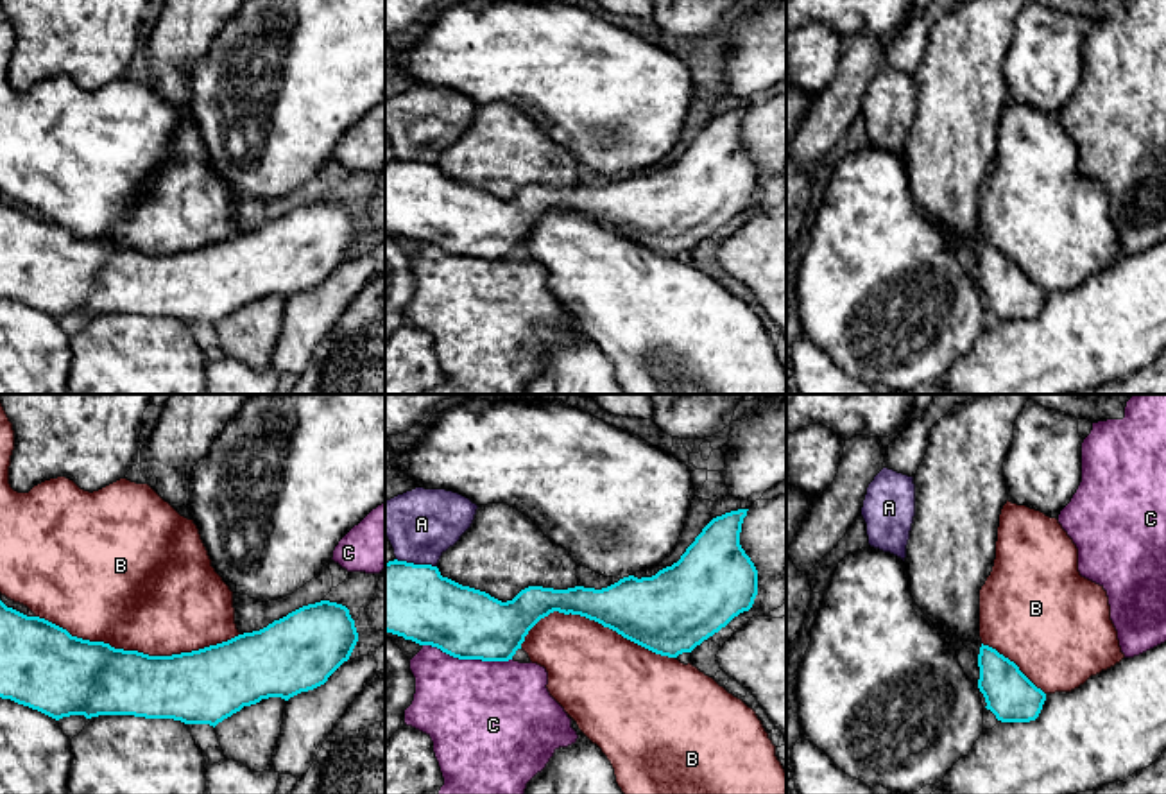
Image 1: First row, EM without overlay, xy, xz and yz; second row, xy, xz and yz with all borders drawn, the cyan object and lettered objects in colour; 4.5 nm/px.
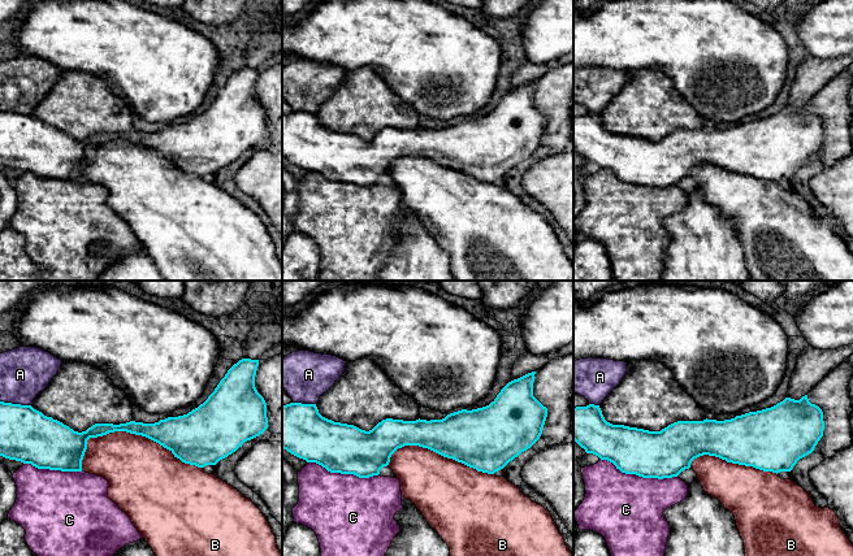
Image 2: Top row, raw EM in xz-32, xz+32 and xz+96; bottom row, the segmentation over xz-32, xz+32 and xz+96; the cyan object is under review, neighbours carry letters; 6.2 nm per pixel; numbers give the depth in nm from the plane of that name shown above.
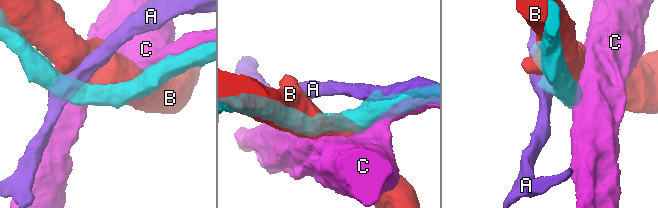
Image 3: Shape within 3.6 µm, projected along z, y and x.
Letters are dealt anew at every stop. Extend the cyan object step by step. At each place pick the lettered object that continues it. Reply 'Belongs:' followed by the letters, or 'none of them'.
Belongs: B

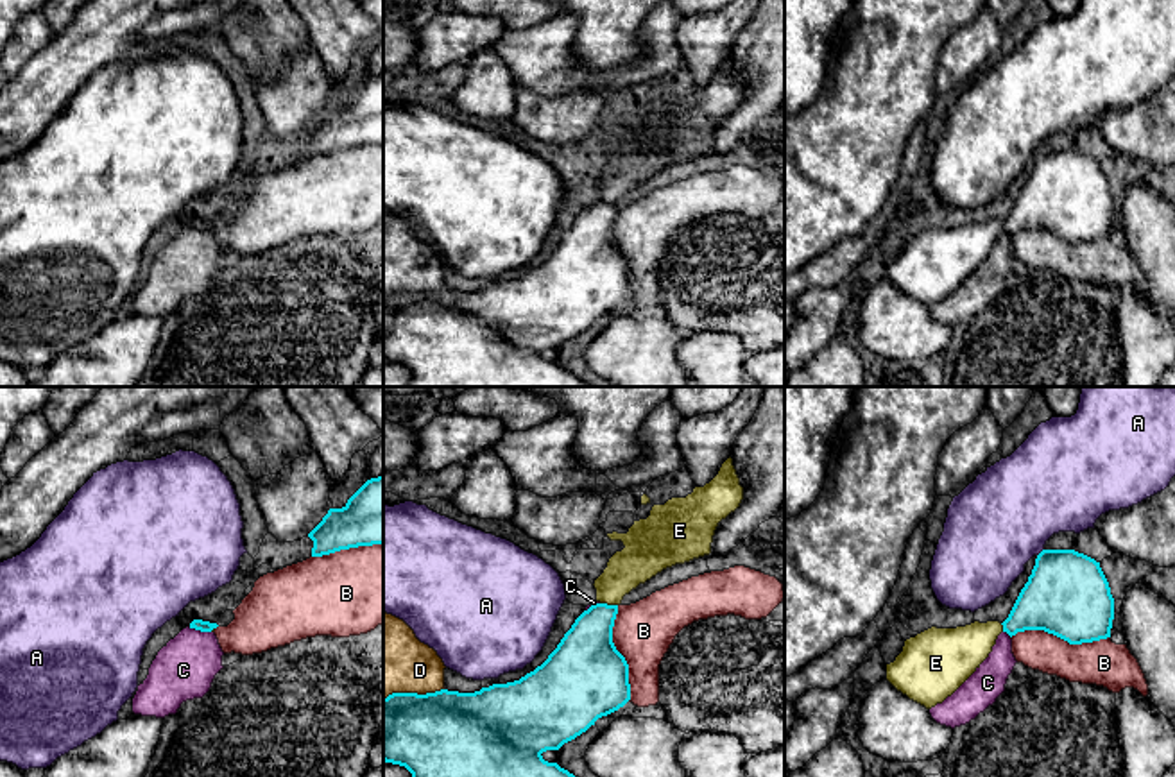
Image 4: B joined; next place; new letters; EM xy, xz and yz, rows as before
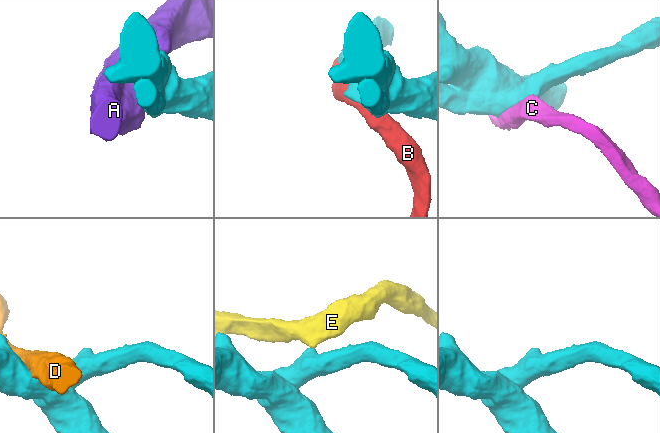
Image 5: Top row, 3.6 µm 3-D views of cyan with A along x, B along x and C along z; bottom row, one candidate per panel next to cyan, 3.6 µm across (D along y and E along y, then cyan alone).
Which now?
Belongs: none of them

